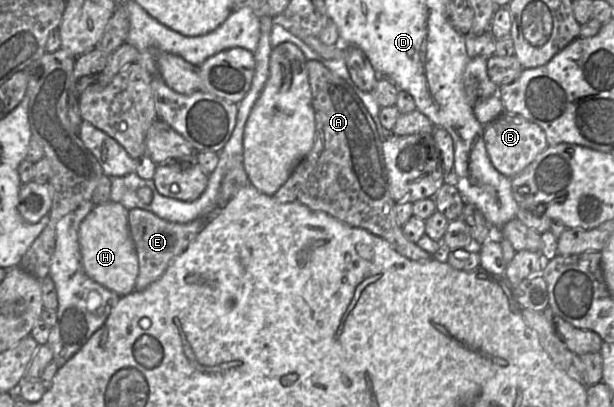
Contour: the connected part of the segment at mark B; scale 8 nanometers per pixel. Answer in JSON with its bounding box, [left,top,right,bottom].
[484,112,549,178]

